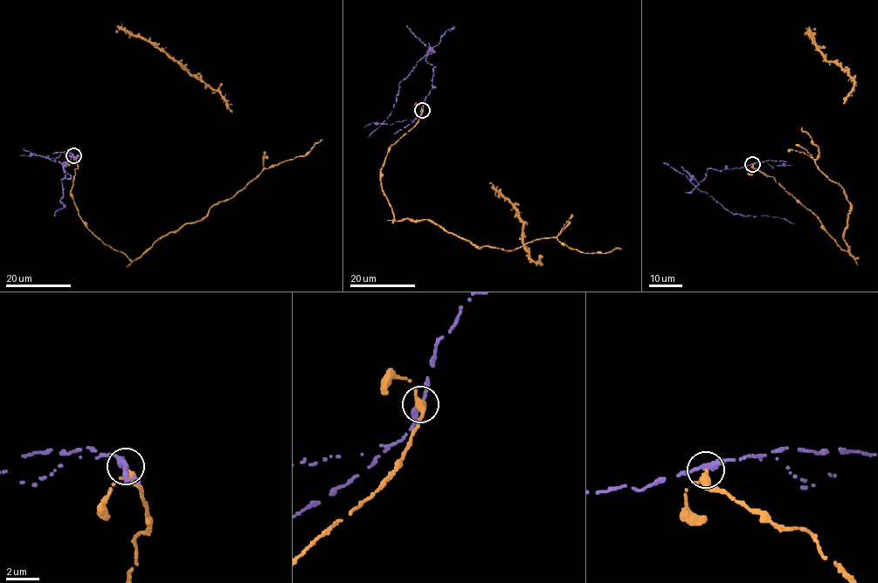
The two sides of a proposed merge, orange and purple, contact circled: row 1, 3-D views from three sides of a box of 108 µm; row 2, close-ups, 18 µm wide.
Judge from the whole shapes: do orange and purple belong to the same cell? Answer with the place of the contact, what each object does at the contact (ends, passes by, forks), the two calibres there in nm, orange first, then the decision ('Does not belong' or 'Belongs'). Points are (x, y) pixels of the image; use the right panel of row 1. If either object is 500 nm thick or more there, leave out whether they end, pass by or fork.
Place: (752, 164). At the ring orange ends. At the ring purple passes by. Thickness 400 nm (orange) against 280 nm. Does not belong

